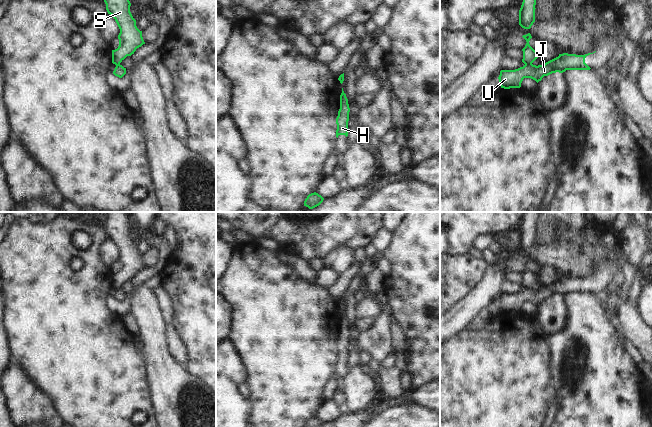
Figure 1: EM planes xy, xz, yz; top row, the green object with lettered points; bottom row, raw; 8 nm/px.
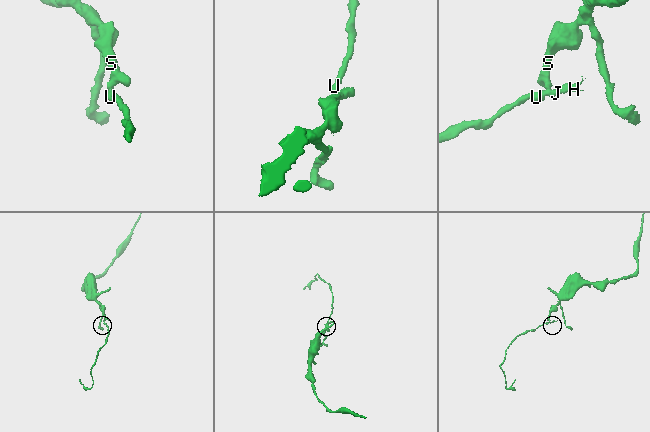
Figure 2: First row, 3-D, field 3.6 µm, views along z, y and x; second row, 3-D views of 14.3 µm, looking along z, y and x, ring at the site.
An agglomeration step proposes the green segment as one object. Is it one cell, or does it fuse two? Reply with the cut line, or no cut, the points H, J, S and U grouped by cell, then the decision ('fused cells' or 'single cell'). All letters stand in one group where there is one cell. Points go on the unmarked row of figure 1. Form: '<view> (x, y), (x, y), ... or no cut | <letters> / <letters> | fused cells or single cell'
yz (525, 287), (531, 288) | H J U / S | fused cells

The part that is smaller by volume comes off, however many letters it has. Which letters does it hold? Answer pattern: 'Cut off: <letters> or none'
Cut off: H, J, U

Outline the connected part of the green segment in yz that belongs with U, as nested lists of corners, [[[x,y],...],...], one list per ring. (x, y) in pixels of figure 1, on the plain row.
[[[563,277],[543,289],[525,288],[515,294],[501,294],[498,301],[500,310],[504,313],[520,312],[524,302],[531,302],[538,307],[544,300],[552,297],[563,297],[566,294],[590,294],[591,292],[585,287],[585,282],[590,278],[593,277],[585,279]]]

